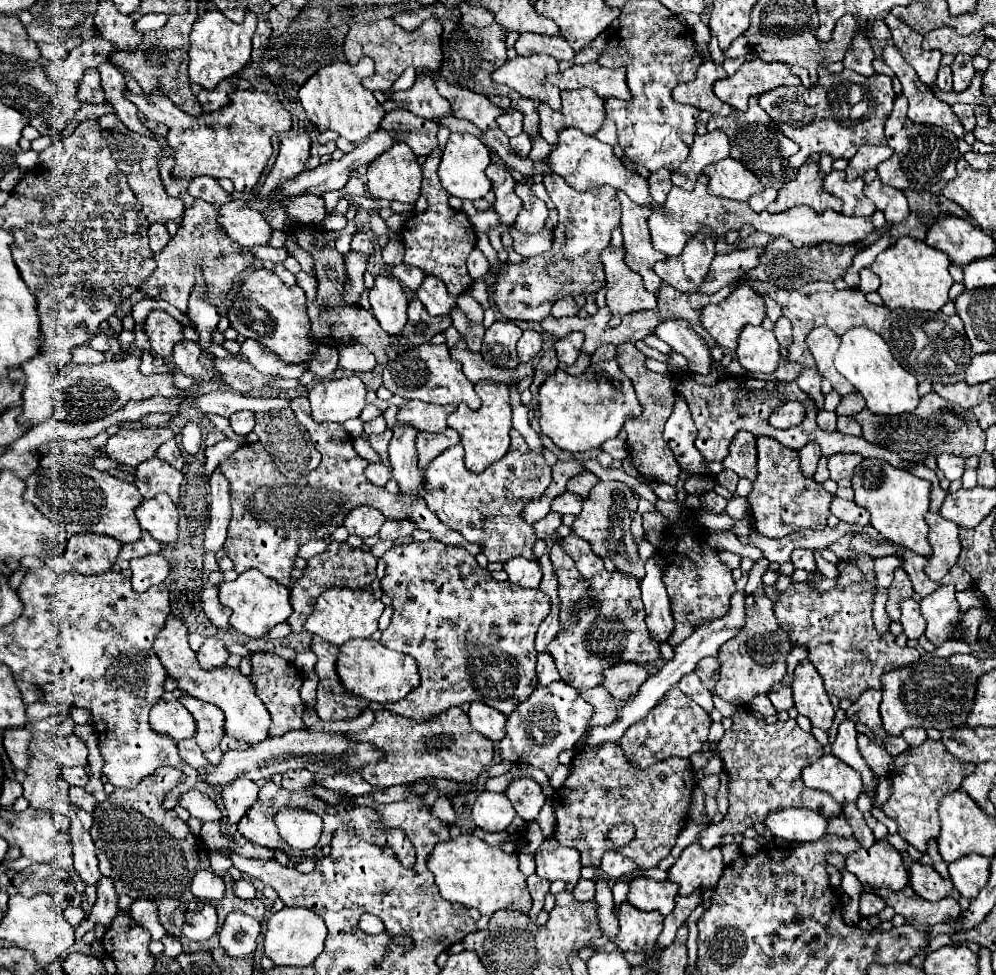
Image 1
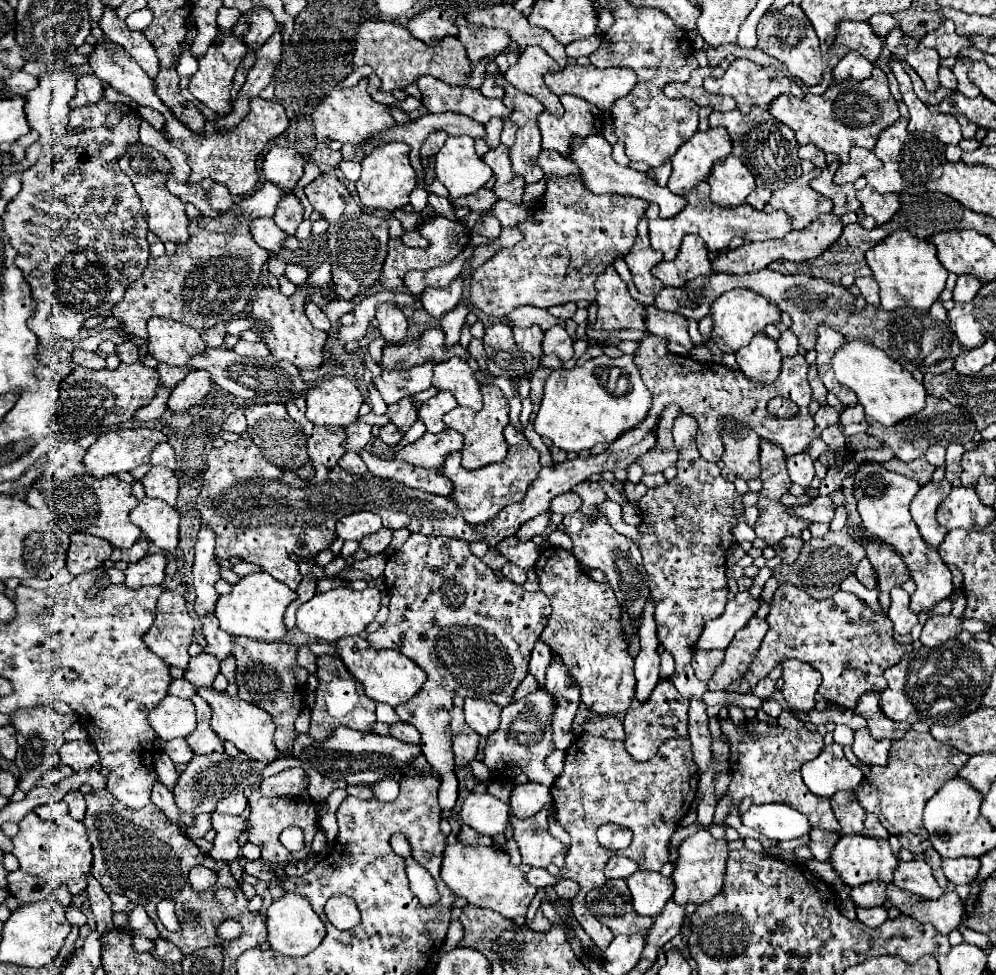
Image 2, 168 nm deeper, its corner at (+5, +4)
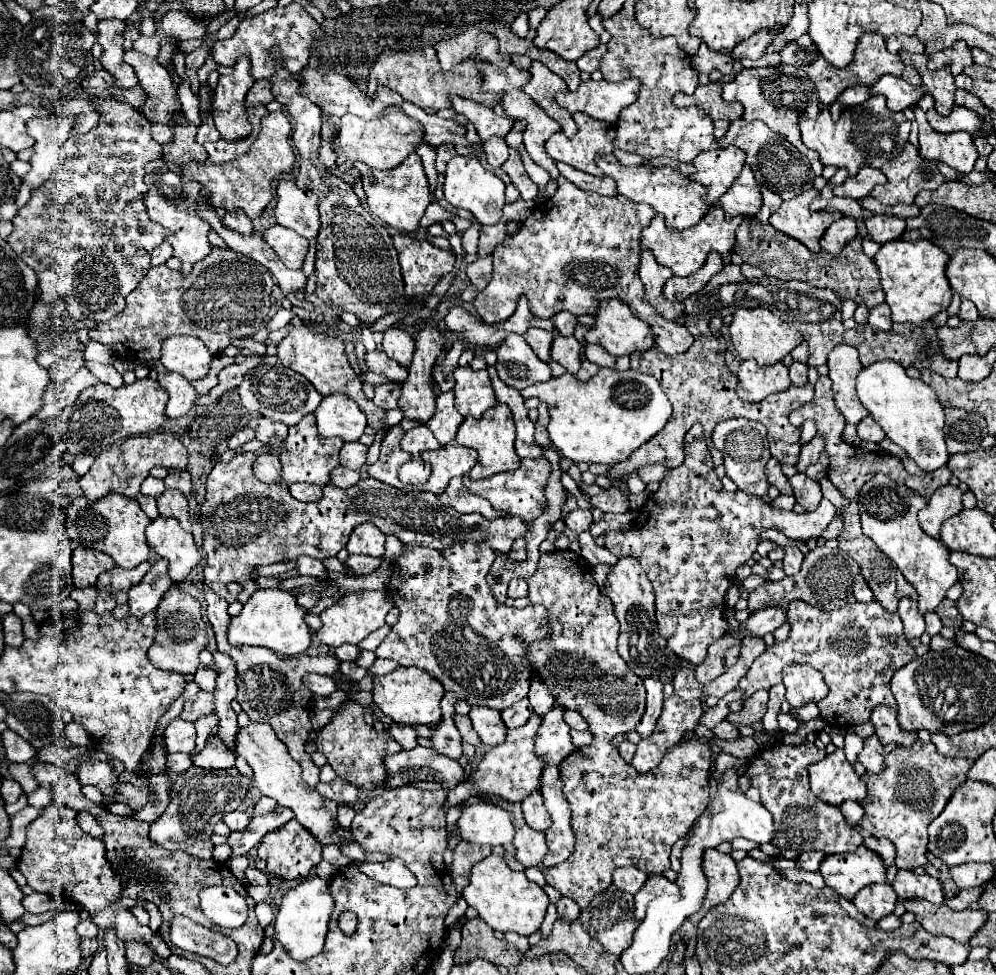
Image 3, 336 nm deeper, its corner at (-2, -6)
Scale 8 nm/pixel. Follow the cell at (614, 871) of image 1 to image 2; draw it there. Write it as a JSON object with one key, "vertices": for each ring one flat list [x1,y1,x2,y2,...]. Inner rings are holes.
{"vertices":[[612,856,606,864,606,878,628,878,630,874,634,874,640,866,630,860,630,858,622,858,622,856]]}

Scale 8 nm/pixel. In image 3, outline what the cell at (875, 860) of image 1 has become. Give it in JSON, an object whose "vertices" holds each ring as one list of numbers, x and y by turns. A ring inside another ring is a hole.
{"vertices":[[863,844,847,854,825,856,819,872,829,888,849,900,853,900,855,894,869,884,887,882,887,868,883,866,883,860]]}

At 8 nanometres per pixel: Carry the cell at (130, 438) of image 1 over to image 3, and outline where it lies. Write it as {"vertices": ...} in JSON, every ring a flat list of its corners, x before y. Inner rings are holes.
{"vertices":[[173,434,131,436,123,444,117,444,117,446,111,446,107,450,103,450,95,458,89,472,85,476,81,476,79,484,81,484,83,492,87,494,87,498,91,502,97,500,97,498,103,498,111,490,115,490,119,494,125,494,127,498,135,498,139,494,141,482,149,476,149,470,153,466,167,466,167,468,185,470,185,466,187,466,187,448]]}

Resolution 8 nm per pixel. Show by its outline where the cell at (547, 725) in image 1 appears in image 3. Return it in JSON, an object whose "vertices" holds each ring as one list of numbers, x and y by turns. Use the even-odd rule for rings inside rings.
{"vertices":[[531,714,525,726,507,730,507,740,499,746,495,746,493,750,489,750,485,754,485,758,481,760,479,768,471,774,469,780,461,782,459,786,455,786,449,796,447,796,447,808,453,804,459,804,471,796,499,796,503,800,511,800,511,802,521,802,523,798,527,798,531,792,541,788,541,774,545,768,543,758,539,758,535,754,535,734,541,726,541,716]]}

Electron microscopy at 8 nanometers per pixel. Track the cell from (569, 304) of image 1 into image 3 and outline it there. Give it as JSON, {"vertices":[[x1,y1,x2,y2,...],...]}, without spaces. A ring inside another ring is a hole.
{"vertices":[[559,312,553,316,553,324,561,336,571,336,577,326,577,316,571,312]]}

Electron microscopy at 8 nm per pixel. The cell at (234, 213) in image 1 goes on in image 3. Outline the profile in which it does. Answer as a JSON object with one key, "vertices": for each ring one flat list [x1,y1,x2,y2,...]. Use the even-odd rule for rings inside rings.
{"vertices":[[279,224,269,226,267,230,263,230,263,238,265,242,275,250,277,258,287,266,287,268,301,268,307,248,309,248,309,240,301,238,299,234,295,234,293,230,287,230]]}

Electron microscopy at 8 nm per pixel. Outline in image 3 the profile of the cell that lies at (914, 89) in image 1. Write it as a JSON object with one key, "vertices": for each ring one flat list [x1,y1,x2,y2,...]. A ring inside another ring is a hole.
{"vertices":[[913,108,915,120,919,124,919,154,925,158,933,158,949,164,959,172,971,172,977,160,977,150,973,146,973,138,967,132,951,132,951,134,935,134,931,124,927,122,923,110]]}

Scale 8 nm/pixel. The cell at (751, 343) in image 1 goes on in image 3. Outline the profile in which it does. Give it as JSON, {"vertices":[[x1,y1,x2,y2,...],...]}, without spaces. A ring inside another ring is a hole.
{"vertices":[[743,360,737,378,737,394,745,402,761,402,769,394,787,390,791,386,789,370,781,362,773,366,759,366,755,360]]}

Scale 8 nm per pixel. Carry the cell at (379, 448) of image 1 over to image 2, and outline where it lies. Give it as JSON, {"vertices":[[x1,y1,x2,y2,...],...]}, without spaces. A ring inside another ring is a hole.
{"vertices":[[386,424,384,428,380,428,380,434,378,434,388,446,396,446,398,442,402,442,402,438,404,438,404,434,402,432,398,432,398,428,396,428,396,424]]}

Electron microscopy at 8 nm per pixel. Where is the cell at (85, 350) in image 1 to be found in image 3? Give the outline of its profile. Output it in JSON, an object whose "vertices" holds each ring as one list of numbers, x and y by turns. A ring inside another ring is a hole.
{"vertices":[[85,362,85,366,89,368,89,372,99,380,99,382,105,382,113,388,119,388,123,386,123,378,121,374,113,368,113,366,105,366,105,364,99,364,99,362]]}

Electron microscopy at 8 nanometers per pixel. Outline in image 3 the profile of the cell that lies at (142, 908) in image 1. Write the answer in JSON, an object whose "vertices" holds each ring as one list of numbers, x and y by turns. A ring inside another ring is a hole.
{"vertices":[[63,804,47,806,45,812,27,826,27,844,17,860,19,872,27,878,27,884,35,892,77,902,93,916,99,912,115,912,115,928,121,940,149,942,153,938,153,930,149,926,141,926,129,908,119,908,113,904,121,896,121,880,113,874,105,858,103,842,85,834,77,826,75,818,77,812]]}

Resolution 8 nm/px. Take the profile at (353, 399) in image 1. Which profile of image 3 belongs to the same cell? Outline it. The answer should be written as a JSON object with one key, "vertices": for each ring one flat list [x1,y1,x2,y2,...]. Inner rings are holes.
{"vertices":[[343,394,325,396,315,410,319,436,323,438,341,438,343,442,359,440,365,432,367,418,355,400]]}

